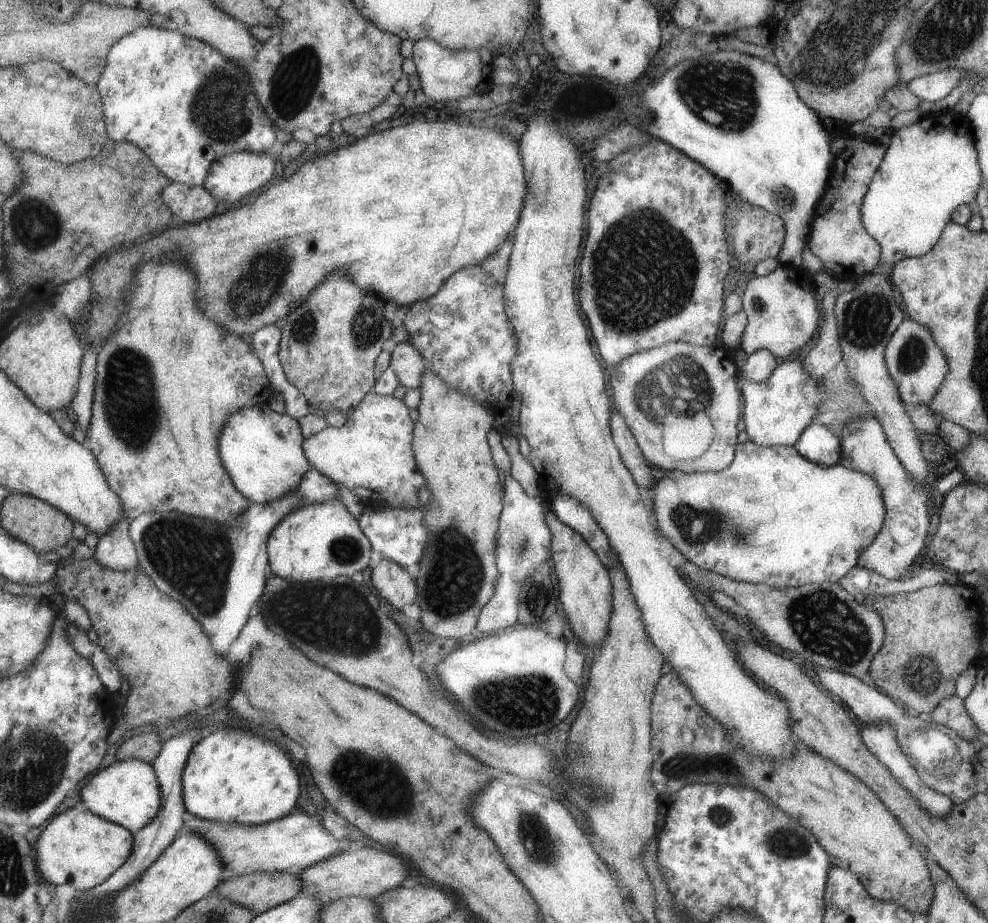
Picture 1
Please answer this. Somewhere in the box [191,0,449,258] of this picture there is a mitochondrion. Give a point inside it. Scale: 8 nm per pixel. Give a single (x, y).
(297, 76)

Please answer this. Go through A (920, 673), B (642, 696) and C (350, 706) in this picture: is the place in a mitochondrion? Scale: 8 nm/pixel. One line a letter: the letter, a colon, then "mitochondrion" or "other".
A: mitochondrion
B: other
C: other

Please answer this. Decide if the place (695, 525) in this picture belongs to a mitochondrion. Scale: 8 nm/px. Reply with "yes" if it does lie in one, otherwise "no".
yes

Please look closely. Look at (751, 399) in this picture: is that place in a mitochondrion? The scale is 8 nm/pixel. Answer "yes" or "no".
no

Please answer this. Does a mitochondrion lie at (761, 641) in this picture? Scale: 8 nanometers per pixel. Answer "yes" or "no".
no

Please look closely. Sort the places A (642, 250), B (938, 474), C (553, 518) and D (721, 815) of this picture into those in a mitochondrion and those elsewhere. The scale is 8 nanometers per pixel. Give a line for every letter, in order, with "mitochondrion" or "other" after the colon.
A: mitochondrion
B: other
C: other
D: mitochondrion

